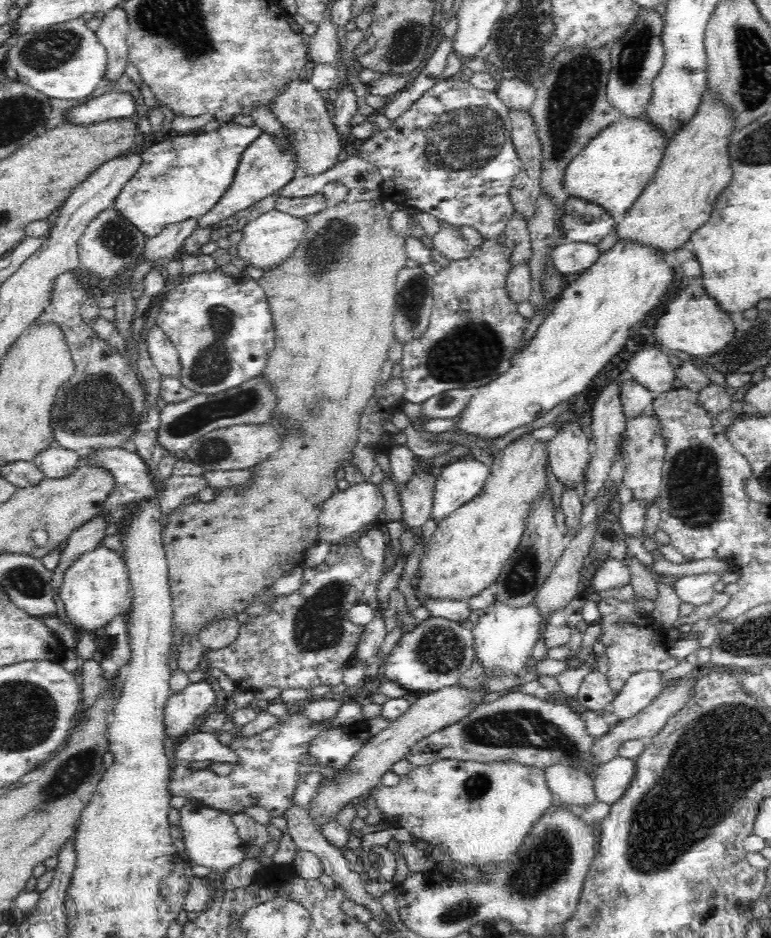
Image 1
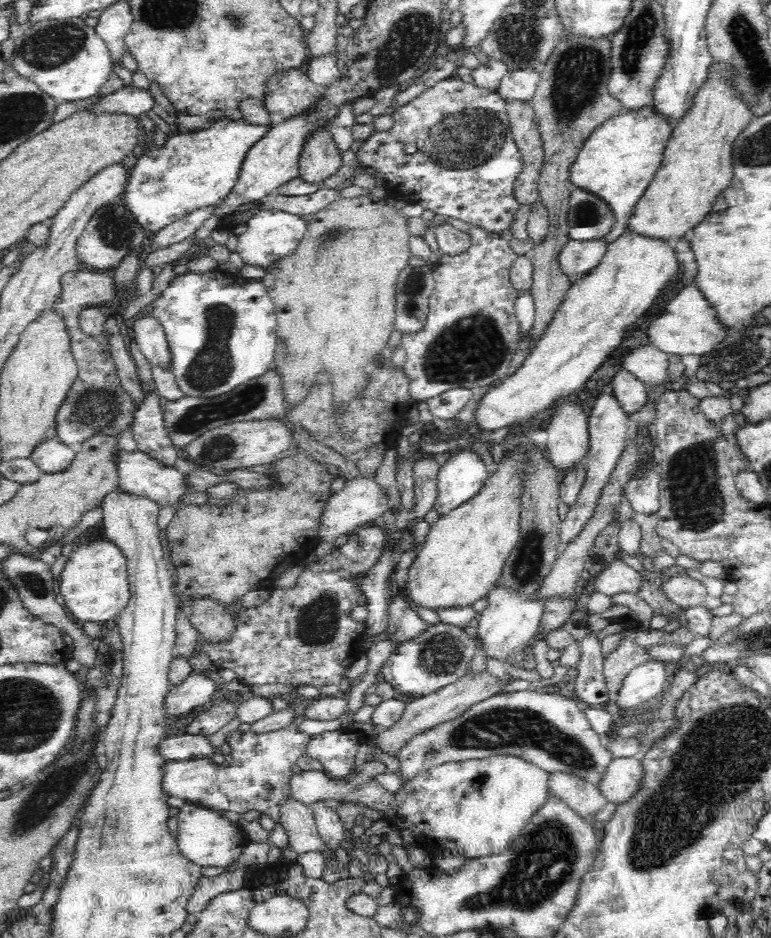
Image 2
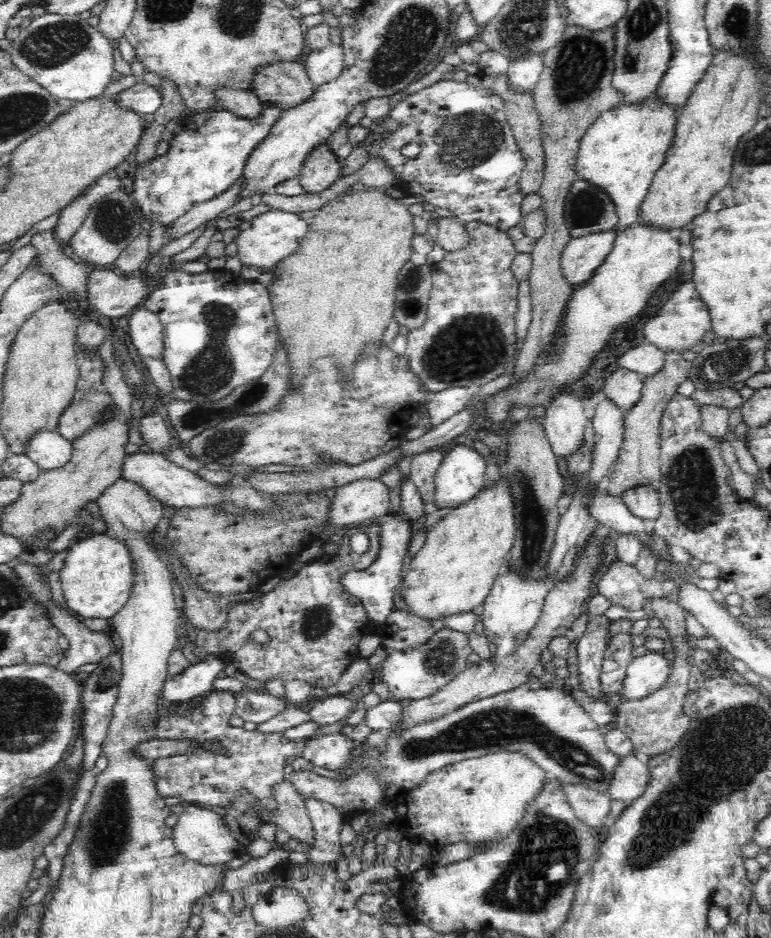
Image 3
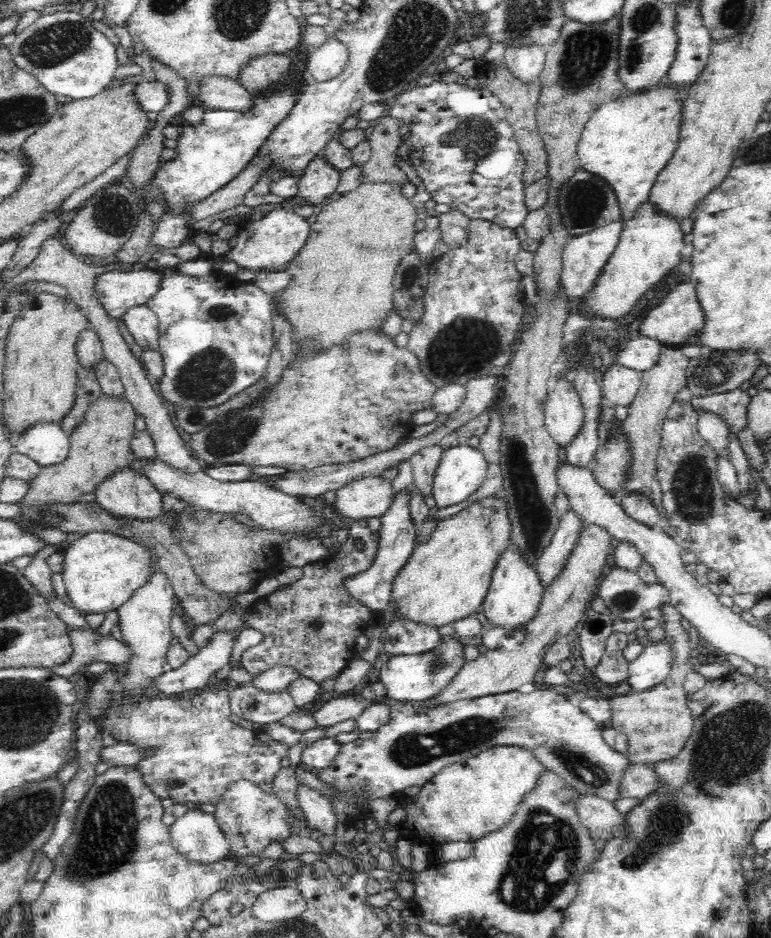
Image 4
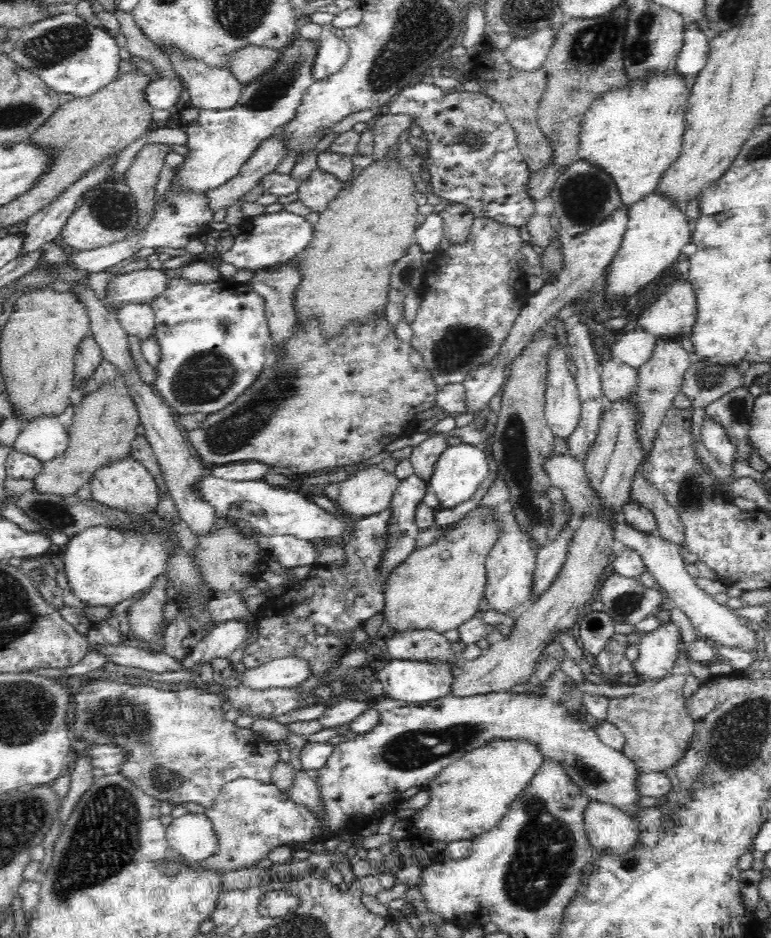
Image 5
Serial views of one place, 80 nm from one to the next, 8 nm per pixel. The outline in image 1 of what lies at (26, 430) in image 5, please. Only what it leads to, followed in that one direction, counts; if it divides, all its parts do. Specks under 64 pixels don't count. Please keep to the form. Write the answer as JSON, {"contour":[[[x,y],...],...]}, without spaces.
{"contour":[[[55,438],[44,450],[38,451],[32,461],[45,477],[53,479],[72,471],[79,458],[80,452],[60,446]]]}

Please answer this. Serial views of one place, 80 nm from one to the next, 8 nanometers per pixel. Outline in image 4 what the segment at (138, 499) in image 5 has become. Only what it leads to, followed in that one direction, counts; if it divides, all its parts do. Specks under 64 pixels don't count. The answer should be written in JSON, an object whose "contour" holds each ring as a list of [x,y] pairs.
{"contour":[[[130,465],[118,467],[101,479],[94,494],[96,495],[96,503],[103,510],[121,518],[152,520],[161,516],[163,508],[161,492],[144,471],[134,469]]]}

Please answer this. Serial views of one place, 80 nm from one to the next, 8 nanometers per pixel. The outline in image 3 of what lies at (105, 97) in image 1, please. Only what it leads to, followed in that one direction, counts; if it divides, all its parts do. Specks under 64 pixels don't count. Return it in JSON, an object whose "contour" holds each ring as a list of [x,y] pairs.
{"contour":[[[136,83],[116,96],[121,99],[122,107],[130,107],[142,115],[154,114],[162,106],[163,101],[162,94],[156,86],[144,83]]]}

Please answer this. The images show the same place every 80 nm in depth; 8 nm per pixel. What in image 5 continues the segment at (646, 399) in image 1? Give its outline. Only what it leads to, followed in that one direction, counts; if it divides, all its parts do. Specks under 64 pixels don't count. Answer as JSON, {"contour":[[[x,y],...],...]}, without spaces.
{"contour":[[[614,358],[599,363],[603,396],[610,400],[629,397],[637,388],[637,369]]]}

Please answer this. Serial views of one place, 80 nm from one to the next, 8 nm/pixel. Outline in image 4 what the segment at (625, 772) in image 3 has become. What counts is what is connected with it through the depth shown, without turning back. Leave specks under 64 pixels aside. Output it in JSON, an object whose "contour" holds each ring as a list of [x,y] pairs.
{"contour":[[[630,762],[629,772],[625,775],[620,791],[626,797],[645,799],[657,792],[660,781],[653,767]]]}

